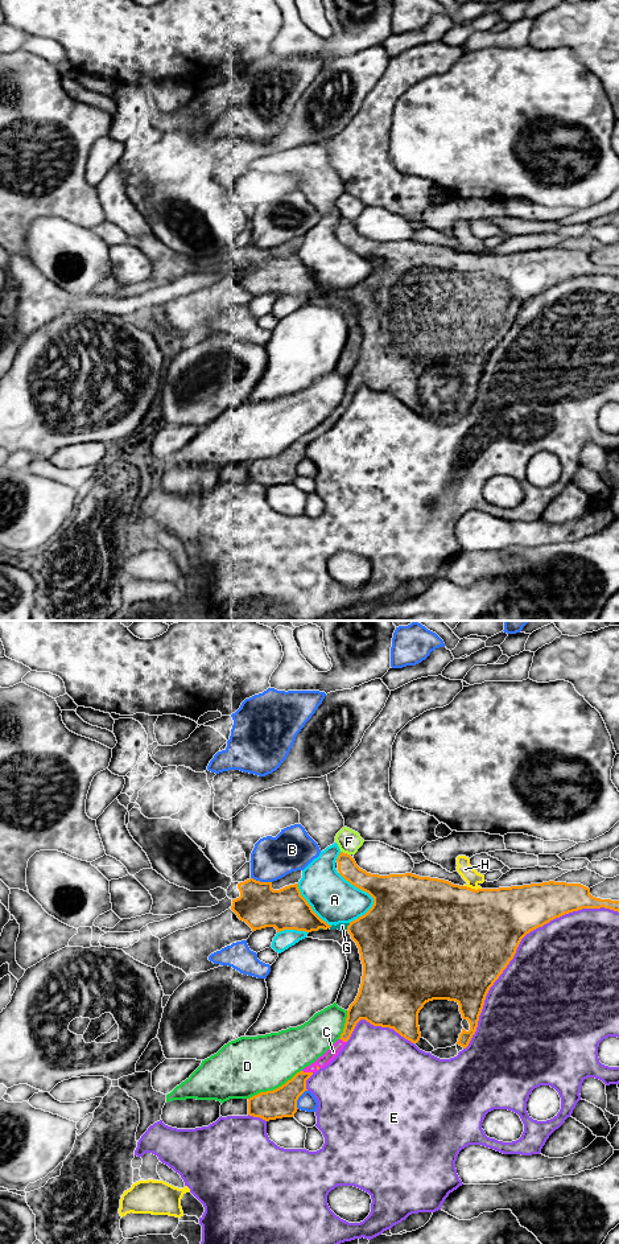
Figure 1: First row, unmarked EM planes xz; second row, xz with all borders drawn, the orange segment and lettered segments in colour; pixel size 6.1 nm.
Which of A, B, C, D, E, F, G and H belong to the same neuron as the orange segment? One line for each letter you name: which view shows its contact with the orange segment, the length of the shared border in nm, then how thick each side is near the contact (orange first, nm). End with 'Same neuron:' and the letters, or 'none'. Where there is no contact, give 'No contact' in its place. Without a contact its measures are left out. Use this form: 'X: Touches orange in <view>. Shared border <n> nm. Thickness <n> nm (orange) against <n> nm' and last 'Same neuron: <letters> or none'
C: Touches orange in xz. Shared border 70 nm. Thickness 180 nm (orange) against 70 nm
G: Touches orange in xz. Shared border 50 nm. Thickness 380 nm (orange) against 50 nm
Same neuron: C, G

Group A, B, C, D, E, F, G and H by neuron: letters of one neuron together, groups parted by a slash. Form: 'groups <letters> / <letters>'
groups A / B / C G / D / E / F / H

